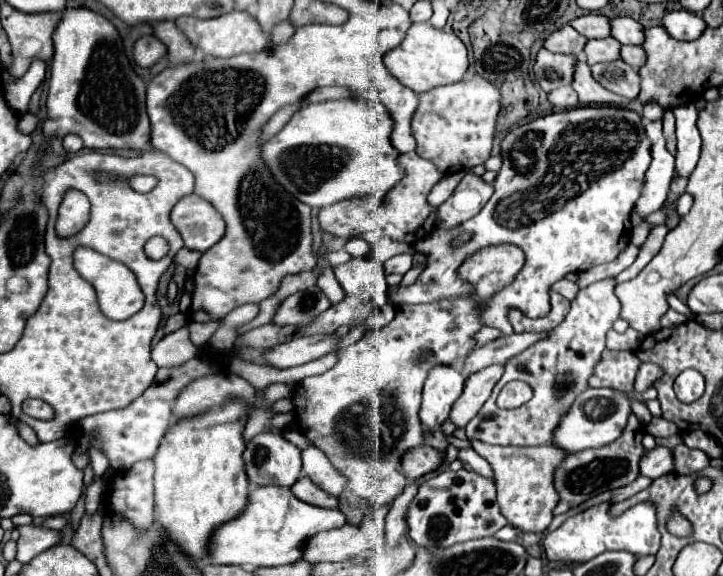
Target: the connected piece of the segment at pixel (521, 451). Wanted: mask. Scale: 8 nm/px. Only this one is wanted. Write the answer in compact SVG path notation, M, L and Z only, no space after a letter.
M472 441L472 449L478 451L496 473L498 505L502 515L524 533L542 533L552 521L552 511L558 505L558 493L554 489L554 471L566 459L566 451L556 445L540 447L498 447L482 441Z

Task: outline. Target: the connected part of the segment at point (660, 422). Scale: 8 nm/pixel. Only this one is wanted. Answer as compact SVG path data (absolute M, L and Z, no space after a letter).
M652 419L652 423L646 427L646 431L654 437L670 437L670 435L676 435L678 433L678 427L666 419Z

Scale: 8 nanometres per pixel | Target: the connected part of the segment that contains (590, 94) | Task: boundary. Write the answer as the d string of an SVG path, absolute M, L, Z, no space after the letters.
M580 61L578 71L574 71L572 87L578 93L582 105L622 105L626 101L624 97L610 93L608 89L598 85L590 73L590 67L584 61Z

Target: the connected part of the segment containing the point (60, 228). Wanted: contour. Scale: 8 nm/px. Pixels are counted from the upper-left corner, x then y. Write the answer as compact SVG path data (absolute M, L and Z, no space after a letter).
M68 191L56 221L56 233L60 237L72 237L76 235L90 219L90 201L84 199L80 191Z

